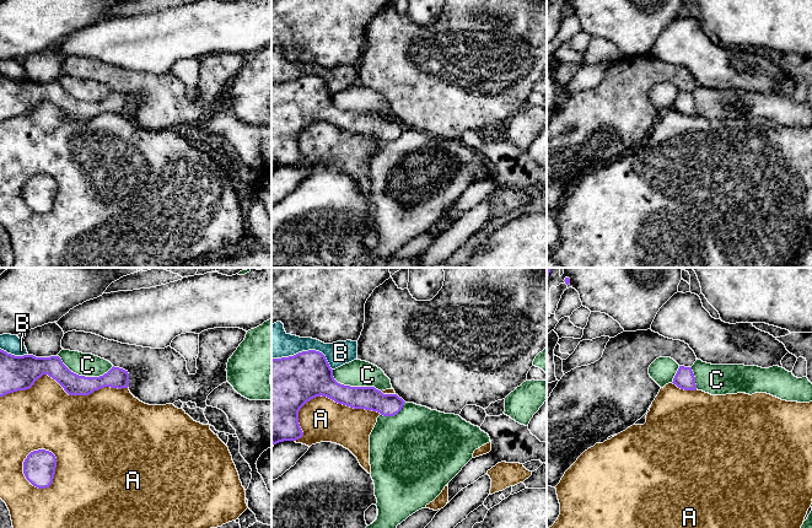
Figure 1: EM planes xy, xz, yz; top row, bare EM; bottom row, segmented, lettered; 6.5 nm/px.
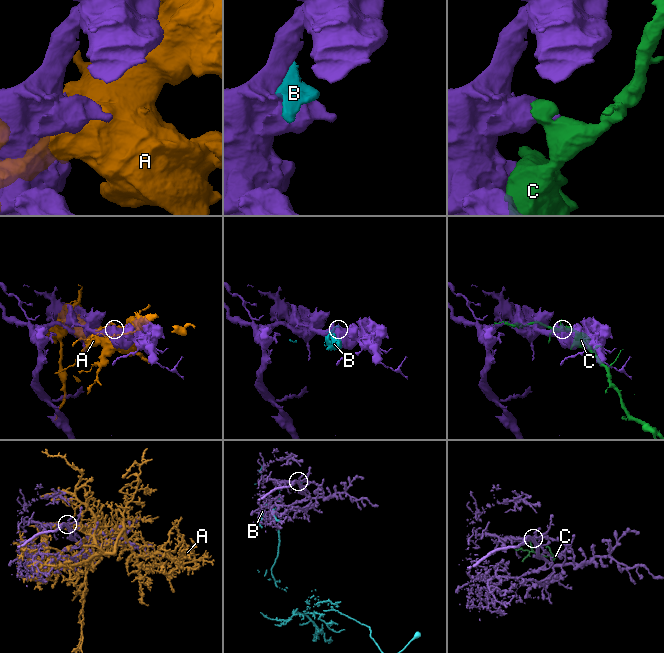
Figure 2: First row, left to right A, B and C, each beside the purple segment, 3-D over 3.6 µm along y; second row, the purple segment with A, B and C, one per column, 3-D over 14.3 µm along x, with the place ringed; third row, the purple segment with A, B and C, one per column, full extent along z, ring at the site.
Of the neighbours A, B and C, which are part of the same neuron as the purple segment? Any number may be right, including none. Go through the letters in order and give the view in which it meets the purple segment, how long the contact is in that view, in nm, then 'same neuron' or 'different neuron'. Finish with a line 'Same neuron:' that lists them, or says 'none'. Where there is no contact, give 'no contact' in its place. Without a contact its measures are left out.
A: meets purple in xy; contact 850 nm long; different neuron
B: meets purple in xz; contact 400 nm long; different neuron
C: meets purple in xy; contact 380 nm long; different neuron
Same neuron: none

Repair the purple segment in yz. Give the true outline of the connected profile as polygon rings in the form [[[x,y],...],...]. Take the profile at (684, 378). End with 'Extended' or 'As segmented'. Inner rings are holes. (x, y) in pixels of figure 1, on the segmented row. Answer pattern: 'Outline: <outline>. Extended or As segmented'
Outline: [[[679,366],[672,383],[684,390],[697,389],[695,377],[692,371],[692,367]]]. As segmented

